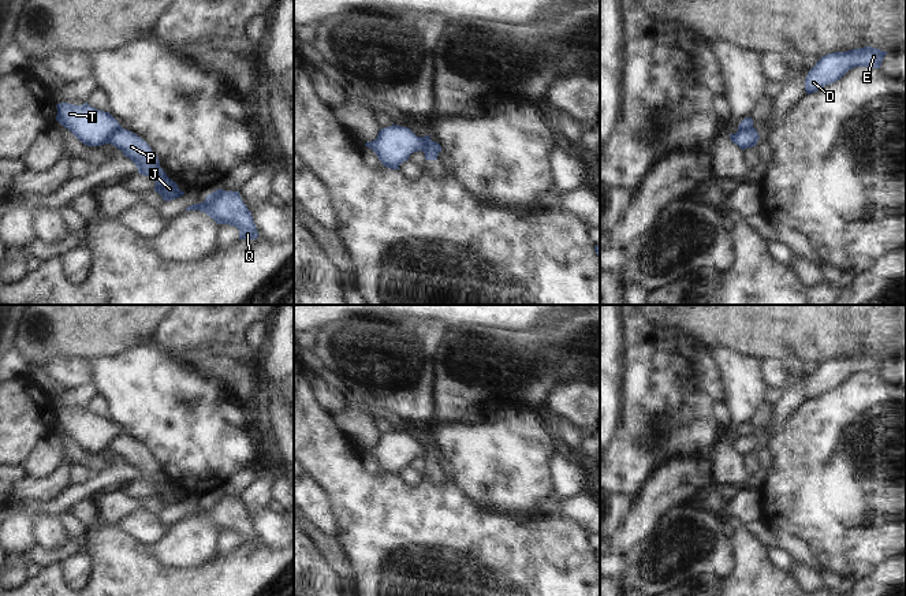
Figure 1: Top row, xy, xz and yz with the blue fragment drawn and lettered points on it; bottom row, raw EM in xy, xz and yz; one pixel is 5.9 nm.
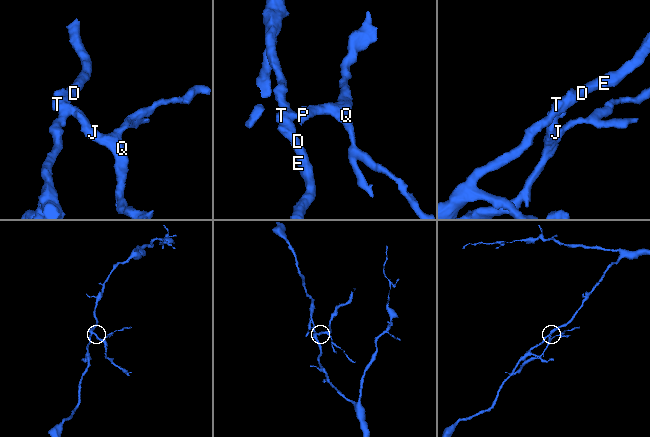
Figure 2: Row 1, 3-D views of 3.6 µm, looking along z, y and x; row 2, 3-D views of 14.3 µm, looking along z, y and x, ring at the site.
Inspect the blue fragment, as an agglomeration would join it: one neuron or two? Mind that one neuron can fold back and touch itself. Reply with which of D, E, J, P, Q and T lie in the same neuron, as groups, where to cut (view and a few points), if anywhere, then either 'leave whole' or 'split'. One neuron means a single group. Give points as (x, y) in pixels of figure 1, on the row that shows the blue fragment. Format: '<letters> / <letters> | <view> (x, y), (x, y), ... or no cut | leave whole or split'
D E T / J P Q | xy (120, 127), (111, 136), (108, 142) | split

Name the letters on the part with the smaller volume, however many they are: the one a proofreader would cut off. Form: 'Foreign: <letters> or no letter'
Foreign: J, P, Q

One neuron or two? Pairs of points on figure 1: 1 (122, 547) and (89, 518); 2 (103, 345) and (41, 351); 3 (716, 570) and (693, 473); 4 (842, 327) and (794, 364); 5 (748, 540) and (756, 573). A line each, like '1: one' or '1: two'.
1: two
2: one
3: two
4: two
5: one

